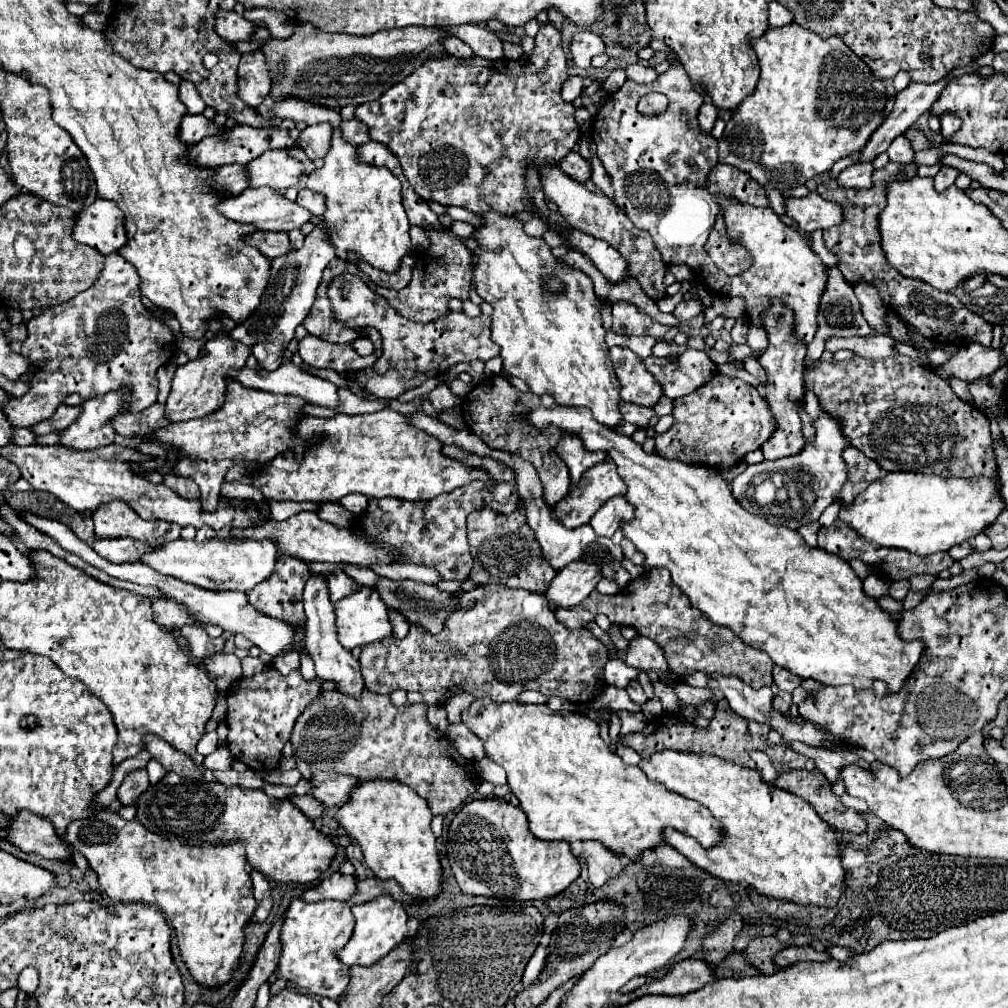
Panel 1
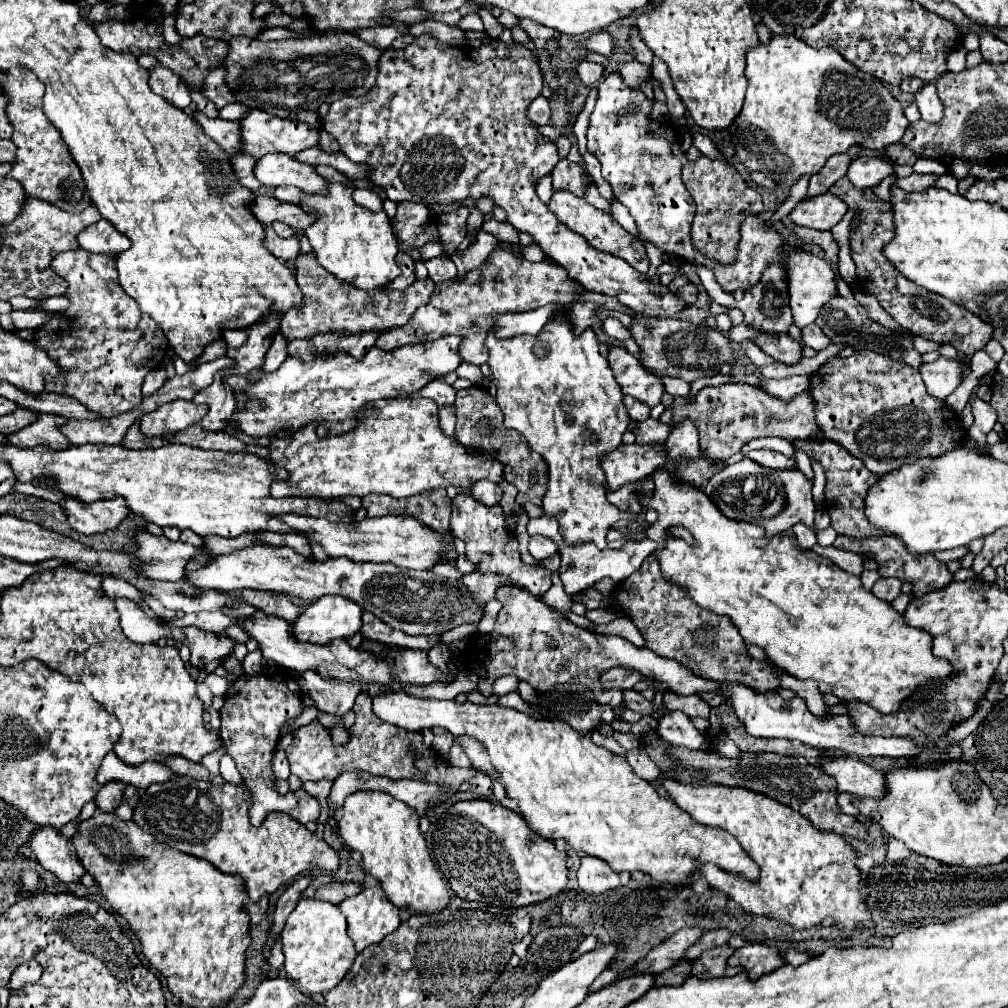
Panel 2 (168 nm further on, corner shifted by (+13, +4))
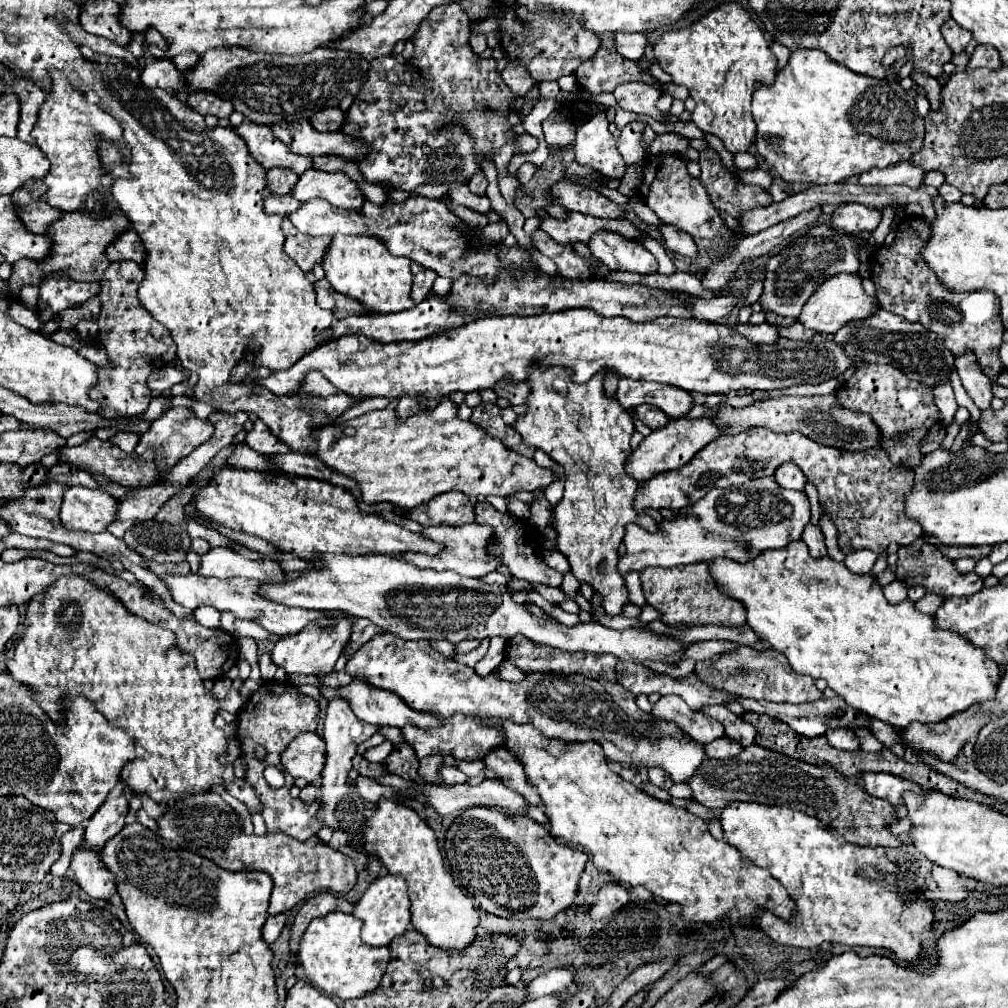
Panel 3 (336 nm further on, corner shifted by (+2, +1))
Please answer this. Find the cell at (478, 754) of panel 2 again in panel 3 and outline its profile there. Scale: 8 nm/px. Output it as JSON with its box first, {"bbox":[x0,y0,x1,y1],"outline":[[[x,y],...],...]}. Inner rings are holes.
{"bbox":[484,749,540,805],"outline":[[[496,749],[486,755],[484,763],[486,763],[486,769],[492,769],[506,787],[512,787],[514,791],[524,795],[524,799],[528,799],[528,803],[540,805],[540,795],[538,795],[536,787],[532,787],[528,783],[524,767],[516,755],[512,755],[506,749]]]}

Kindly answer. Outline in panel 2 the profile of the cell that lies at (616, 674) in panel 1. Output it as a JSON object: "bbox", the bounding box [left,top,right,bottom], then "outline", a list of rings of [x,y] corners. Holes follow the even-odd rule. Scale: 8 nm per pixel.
{"bbox":[599,668,643,690],"outline":[[[609,668],[599,676],[599,682],[603,688],[621,688],[621,690],[631,690],[643,676],[639,672],[627,670],[627,668]]]}

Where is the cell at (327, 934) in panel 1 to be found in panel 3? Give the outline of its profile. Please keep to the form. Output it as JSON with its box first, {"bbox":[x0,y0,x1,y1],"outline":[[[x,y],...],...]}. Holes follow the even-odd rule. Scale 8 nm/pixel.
{"bbox":[300,913,390,999],"outline":[[[332,913],[324,919],[314,919],[300,941],[300,961],[312,985],[330,997],[358,999],[372,993],[390,961],[388,947],[370,947],[360,939],[362,923],[354,915]]]}

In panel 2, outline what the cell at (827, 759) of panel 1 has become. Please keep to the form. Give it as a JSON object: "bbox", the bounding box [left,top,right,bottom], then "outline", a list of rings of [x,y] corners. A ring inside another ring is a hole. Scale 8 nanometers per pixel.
{"bbox":[821,756,885,798],"outline":[[[837,756],[821,762],[825,774],[829,774],[837,782],[839,792],[849,792],[853,796],[877,798],[883,796],[885,772],[871,768],[869,764],[851,758],[851,756]]]}

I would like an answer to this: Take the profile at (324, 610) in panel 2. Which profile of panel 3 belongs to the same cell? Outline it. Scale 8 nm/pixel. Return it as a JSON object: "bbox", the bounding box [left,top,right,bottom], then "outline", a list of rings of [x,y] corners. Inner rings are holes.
{"bbox":[272,611,352,675],"outline":[[[332,611],[332,615],[328,617],[336,617],[338,625],[330,627],[328,631],[316,631],[316,627],[306,627],[300,635],[280,639],[272,649],[272,663],[276,667],[282,667],[288,675],[320,675],[320,673],[326,675],[330,673],[334,669],[334,663],[338,661],[342,647],[346,645],[352,633],[352,623],[346,615],[340,615],[336,611]]]}

